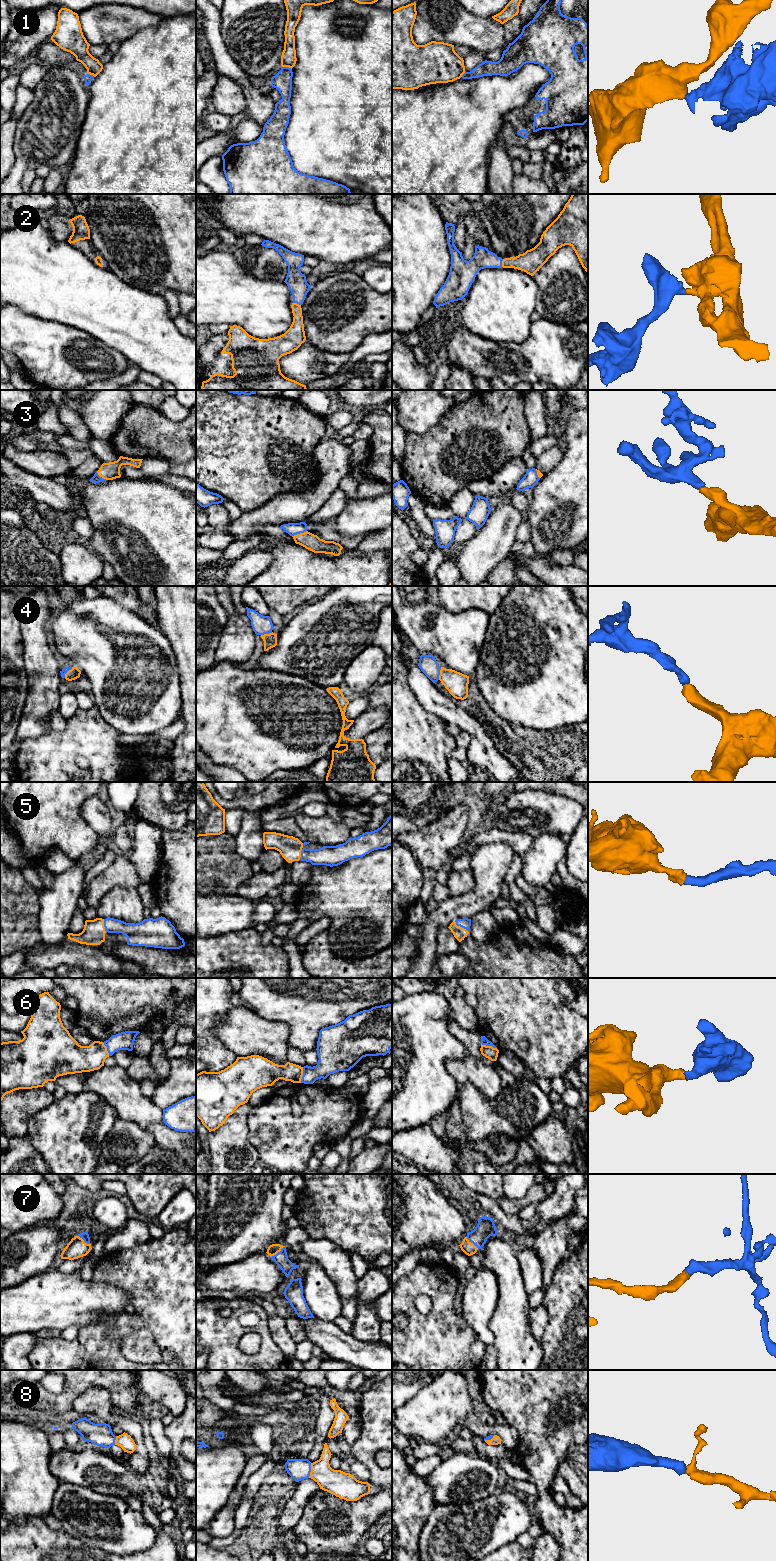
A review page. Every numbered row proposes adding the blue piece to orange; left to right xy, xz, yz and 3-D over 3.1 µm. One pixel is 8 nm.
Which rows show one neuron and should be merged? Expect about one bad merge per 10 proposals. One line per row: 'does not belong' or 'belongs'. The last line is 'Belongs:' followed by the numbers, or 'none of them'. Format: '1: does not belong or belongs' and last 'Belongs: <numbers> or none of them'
1: does not belong
2: belongs
3: belongs
4: belongs
5: belongs
6: belongs
7: belongs
8: belongs
Belongs: 2, 3, 4, 5, 6, 7, 8

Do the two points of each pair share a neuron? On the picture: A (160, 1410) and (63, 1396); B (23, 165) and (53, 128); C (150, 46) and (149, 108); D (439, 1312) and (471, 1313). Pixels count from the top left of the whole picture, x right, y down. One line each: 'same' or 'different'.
A: same
B: same
C: same
D: different

